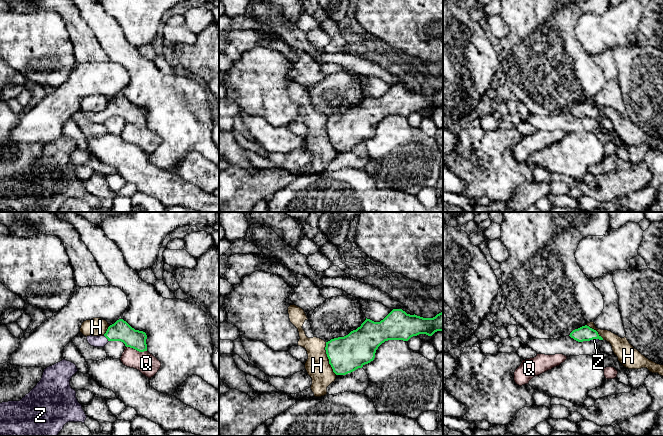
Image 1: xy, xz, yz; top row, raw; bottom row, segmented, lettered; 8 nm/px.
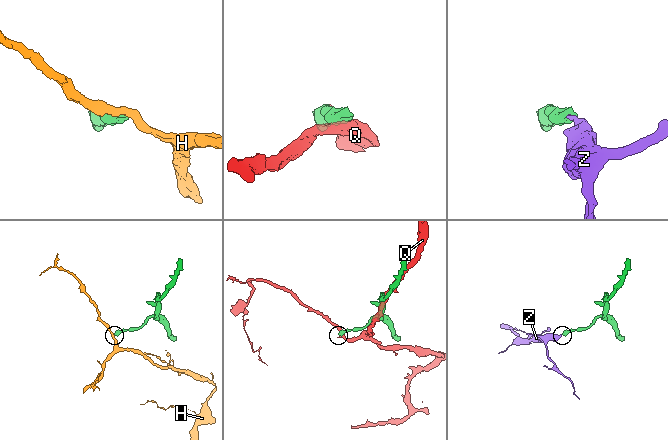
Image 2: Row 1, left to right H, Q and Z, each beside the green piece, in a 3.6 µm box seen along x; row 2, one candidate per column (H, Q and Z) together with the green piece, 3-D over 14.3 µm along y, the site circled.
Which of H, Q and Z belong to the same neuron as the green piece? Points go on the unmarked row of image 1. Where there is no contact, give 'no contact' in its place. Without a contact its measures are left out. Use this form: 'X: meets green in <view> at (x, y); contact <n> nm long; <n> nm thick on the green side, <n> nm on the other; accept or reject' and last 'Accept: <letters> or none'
H: meets green in xz at (328, 134); contact 280 nm long; 280 nm thick on the green side, 190 nm on the other; reject
Q: meets green in xy at (136, 125); contact 170 nm long; 160 nm thick on the green side, 170 nm on the other; reject
Z: meets green in xy at (106, 113); contact 70 nm long; 160 nm thick on the green side, 100 nm on the other; accept
Accept: Z

